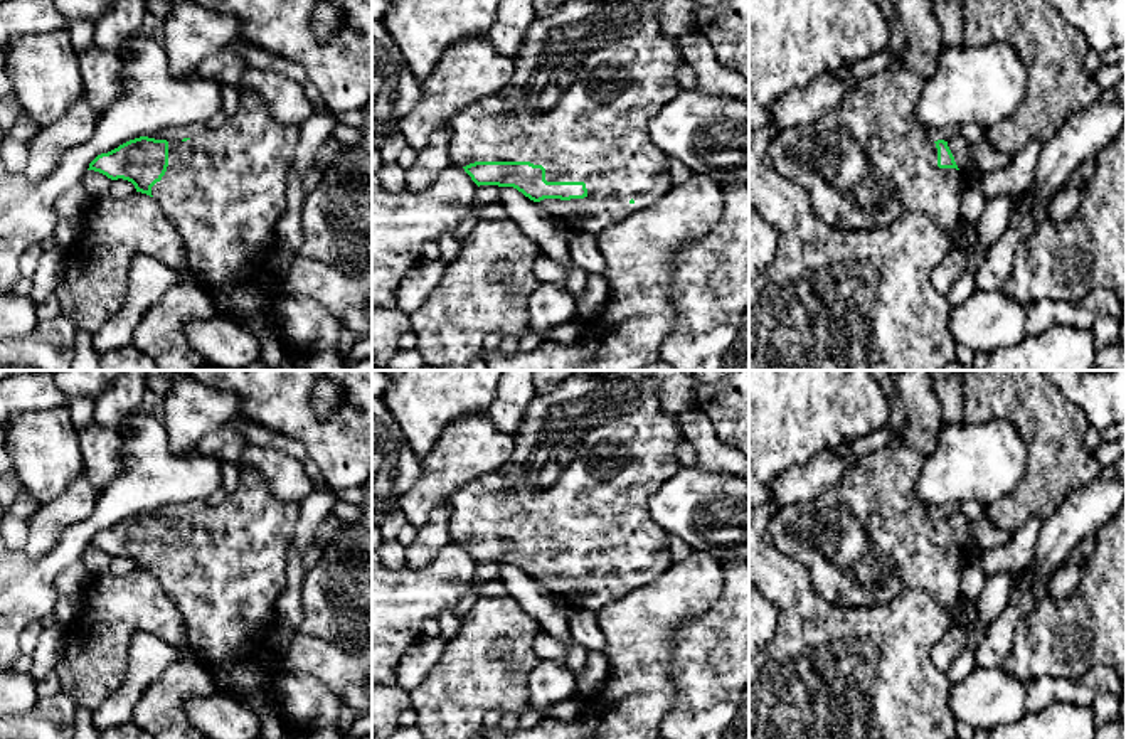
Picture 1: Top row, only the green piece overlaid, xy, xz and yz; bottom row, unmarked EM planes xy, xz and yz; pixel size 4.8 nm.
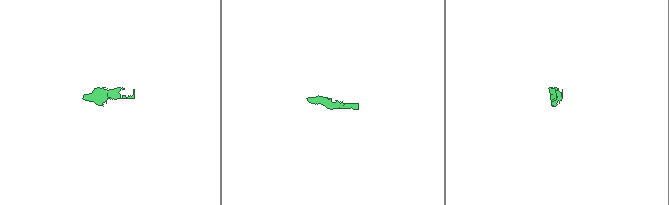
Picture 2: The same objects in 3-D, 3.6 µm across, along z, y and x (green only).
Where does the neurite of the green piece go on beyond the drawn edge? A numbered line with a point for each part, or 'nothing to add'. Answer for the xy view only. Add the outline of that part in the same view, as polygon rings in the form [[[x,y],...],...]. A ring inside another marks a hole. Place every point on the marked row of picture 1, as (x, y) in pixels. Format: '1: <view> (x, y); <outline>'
1: xy (224, 191); [[[249,91],[241,93],[236,113],[220,128],[205,130],[187,141],[168,141],[168,167],[162,180],[151,187],[151,195],[182,236],[189,266],[204,283],[215,315],[236,322],[266,316],[279,330],[274,315],[279,281],[274,279],[271,266],[279,247],[276,227],[286,212],[286,173],[298,141],[300,128],[274,121],[261,98]]]

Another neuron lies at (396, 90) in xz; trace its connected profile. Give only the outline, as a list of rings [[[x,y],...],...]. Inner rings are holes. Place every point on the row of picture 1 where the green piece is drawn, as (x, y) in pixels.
[[[372,0],[372,150],[397,130],[421,99],[421,84],[385,27],[390,0]]]

